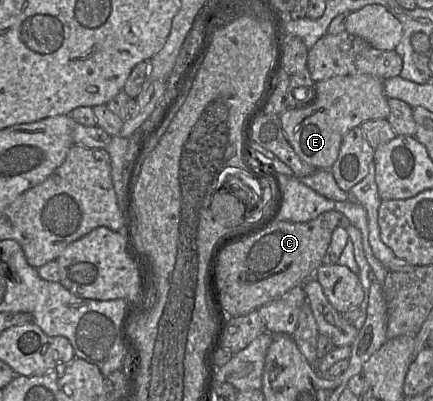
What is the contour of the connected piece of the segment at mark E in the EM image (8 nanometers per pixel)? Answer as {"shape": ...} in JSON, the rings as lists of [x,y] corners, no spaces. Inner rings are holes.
{"shape":[[[352,75],[318,81],[315,84],[316,99],[312,105],[305,108],[288,108],[283,112],[279,116],[282,129],[300,159],[317,170],[330,170],[337,160],[343,138],[352,128],[359,127],[368,120],[387,119],[390,109],[383,87],[384,80],[372,75]]]}

